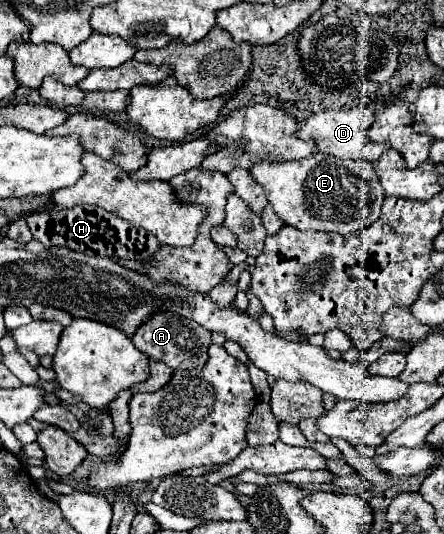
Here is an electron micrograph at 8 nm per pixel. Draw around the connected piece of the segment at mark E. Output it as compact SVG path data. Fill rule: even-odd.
M312 154L280 164L258 162L250 174L266 190L268 202L278 218L298 230L350 234L376 222L384 202L384 190L378 184L374 166L364 160L338 160L328 154Z

